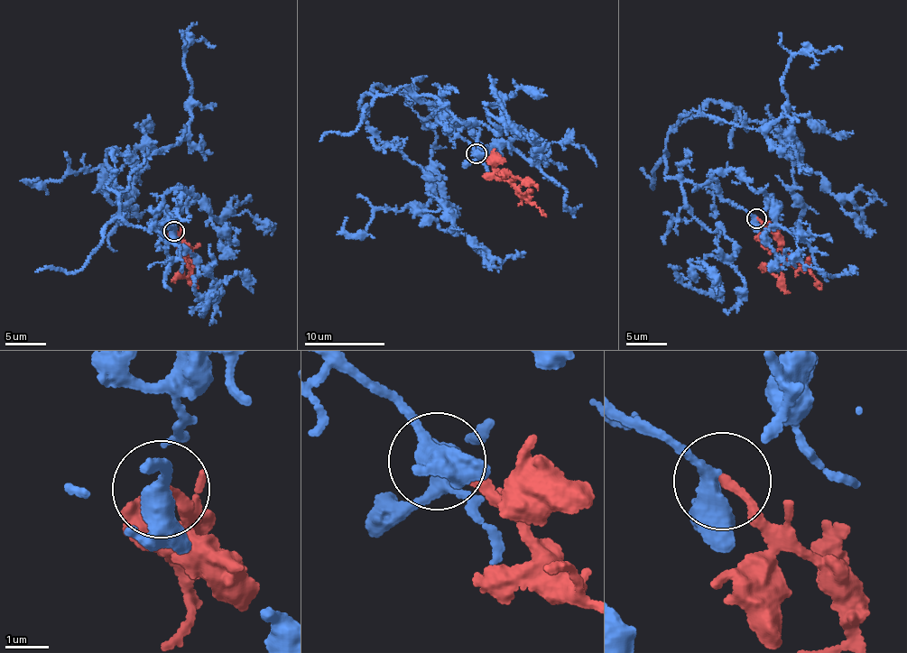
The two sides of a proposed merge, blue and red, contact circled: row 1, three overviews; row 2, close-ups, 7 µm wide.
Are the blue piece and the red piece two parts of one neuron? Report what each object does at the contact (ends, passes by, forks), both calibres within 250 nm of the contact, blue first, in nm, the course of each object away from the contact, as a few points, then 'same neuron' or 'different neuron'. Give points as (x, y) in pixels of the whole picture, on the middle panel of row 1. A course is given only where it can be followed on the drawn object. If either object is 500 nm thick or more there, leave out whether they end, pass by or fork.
blue passes by; red ends; calibres 400 and 190 nm; course blue (475, 153), (403, 87), (362, 97), (367, 129), (441, 179), (429, 179), (420, 213), (503, 262), (525, 252); course red (476, 154), (544, 215); same neuron

